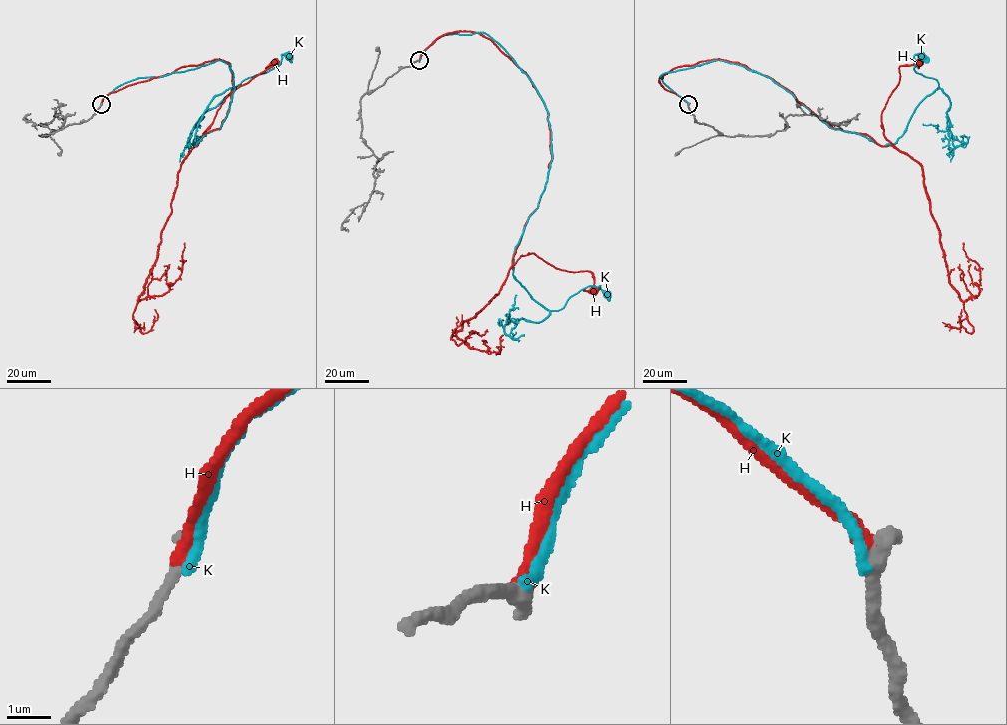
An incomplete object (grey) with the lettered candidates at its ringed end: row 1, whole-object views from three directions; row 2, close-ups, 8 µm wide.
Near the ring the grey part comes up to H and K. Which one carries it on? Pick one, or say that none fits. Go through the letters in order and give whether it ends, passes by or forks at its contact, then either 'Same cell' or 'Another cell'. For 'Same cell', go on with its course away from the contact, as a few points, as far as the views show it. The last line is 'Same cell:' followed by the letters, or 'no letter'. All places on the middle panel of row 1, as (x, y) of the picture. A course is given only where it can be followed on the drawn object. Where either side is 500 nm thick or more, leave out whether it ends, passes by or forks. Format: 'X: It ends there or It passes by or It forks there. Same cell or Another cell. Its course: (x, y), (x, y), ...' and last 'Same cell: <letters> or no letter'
H: It ends there. Same cell. Its course: (419, 60), (470, 31), (526, 74), (552, 159), (512, 265), (531, 253), (590, 272), (594, 292)
K: It ends there. Another cell
Same cell: H

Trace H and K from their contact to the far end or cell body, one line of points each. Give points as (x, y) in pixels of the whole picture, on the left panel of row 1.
H: (101, 104), (108, 94), (181, 67), (228, 62), (234, 88), (226, 116), (194, 146), (226, 96), (276, 62)
K: (101, 104), (125, 83), (219, 60), (233, 72), (231, 101), (220, 129), (195, 145), (216, 95), (289, 56)

